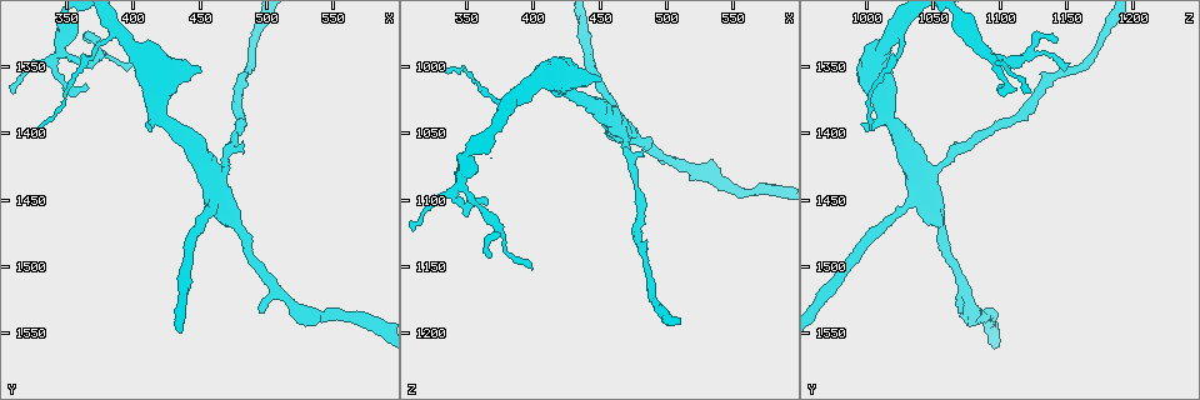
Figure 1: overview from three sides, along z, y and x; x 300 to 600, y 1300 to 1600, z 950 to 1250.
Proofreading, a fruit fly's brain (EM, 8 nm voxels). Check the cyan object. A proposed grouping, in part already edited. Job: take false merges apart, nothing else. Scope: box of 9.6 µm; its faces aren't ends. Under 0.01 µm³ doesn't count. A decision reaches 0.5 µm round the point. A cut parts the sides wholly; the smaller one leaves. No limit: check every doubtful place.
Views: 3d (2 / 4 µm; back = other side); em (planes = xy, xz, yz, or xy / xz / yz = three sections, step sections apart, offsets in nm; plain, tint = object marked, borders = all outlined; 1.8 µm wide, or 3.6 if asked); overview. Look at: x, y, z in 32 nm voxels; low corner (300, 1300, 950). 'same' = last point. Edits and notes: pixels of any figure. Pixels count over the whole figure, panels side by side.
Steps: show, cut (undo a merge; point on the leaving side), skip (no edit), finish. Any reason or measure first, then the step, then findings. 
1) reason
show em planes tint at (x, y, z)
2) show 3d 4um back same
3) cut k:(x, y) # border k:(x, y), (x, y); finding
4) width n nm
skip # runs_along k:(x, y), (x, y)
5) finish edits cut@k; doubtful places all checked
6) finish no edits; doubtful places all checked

four arms meet
show em 3.6um xy step 8 borders at (460, 1432, 1042)

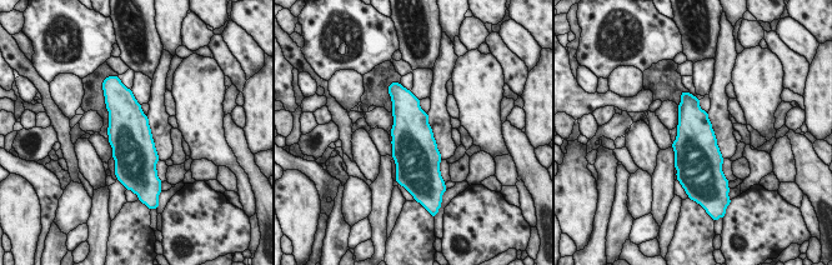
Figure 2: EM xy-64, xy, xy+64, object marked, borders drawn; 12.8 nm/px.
skip # continuous, no second neuron

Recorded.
sharp bend
show 3d 4um at (352, 1366, 1108)

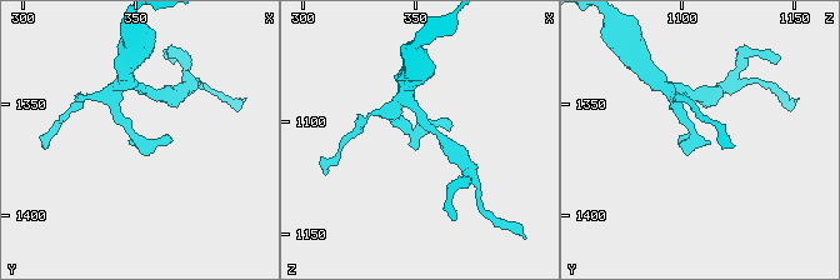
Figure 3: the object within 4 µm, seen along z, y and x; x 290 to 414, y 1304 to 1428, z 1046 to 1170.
show em planes plain at (352, 1367, 1106)

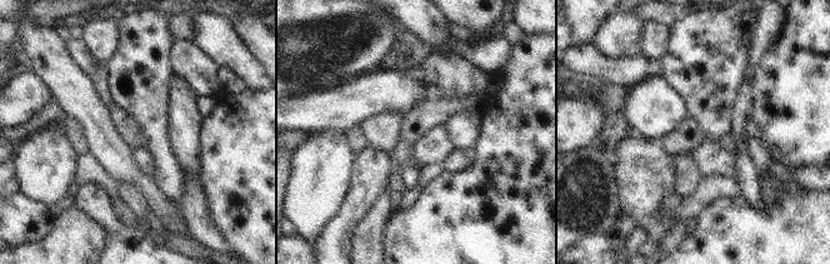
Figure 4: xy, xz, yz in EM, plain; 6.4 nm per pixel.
with the object marked
show em planes tint same

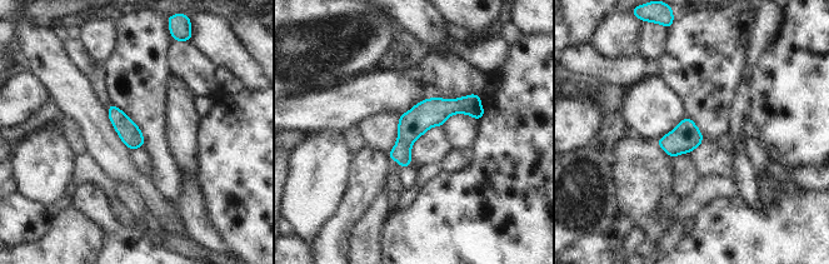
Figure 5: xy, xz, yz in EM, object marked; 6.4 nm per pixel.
skip # runs_along 5:(478, 99), (433, 111), (393, 157); continuous, no second neuron

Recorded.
calibre changes
show 3d 4um at (346, 1340, 1092)

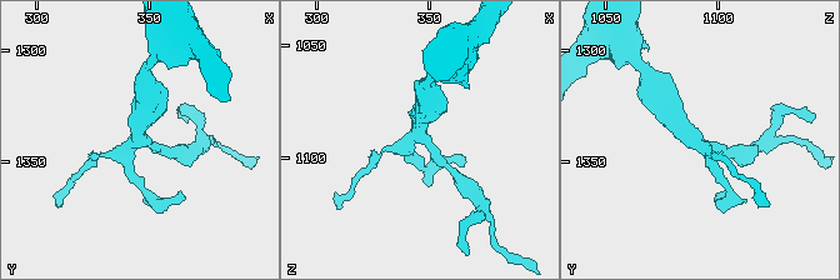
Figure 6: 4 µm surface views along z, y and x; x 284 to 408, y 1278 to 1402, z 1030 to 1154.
arms 4; shape alone is not enough
show em planes tint at (346, 1340, 1090)

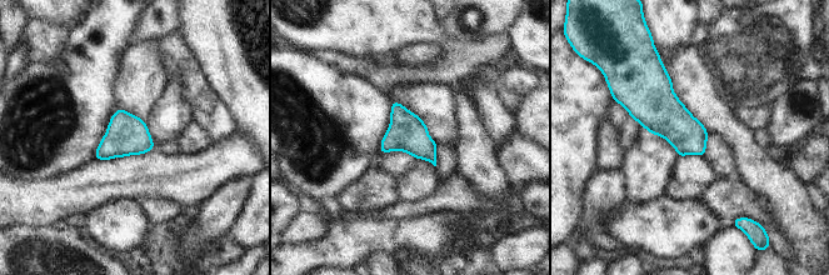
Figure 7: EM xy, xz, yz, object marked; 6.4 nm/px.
width 240 nm
skip # continuous, no second neuron

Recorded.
calibre changes
show em planes tint at (388, 1324, 1022)

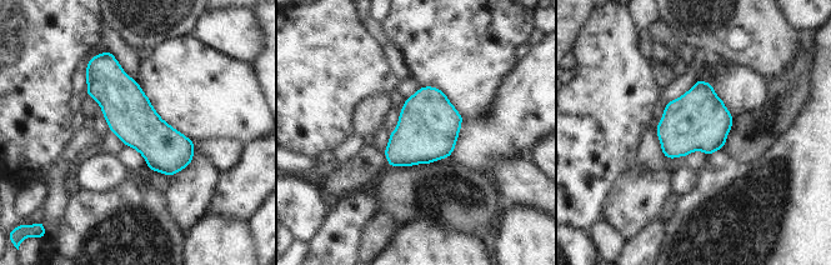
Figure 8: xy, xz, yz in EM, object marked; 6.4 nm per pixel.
skip # runs_along 8:(110, 61), (110, 86), (185, 163); all the same neuron

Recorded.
finish no edits; doubtful places all checked

